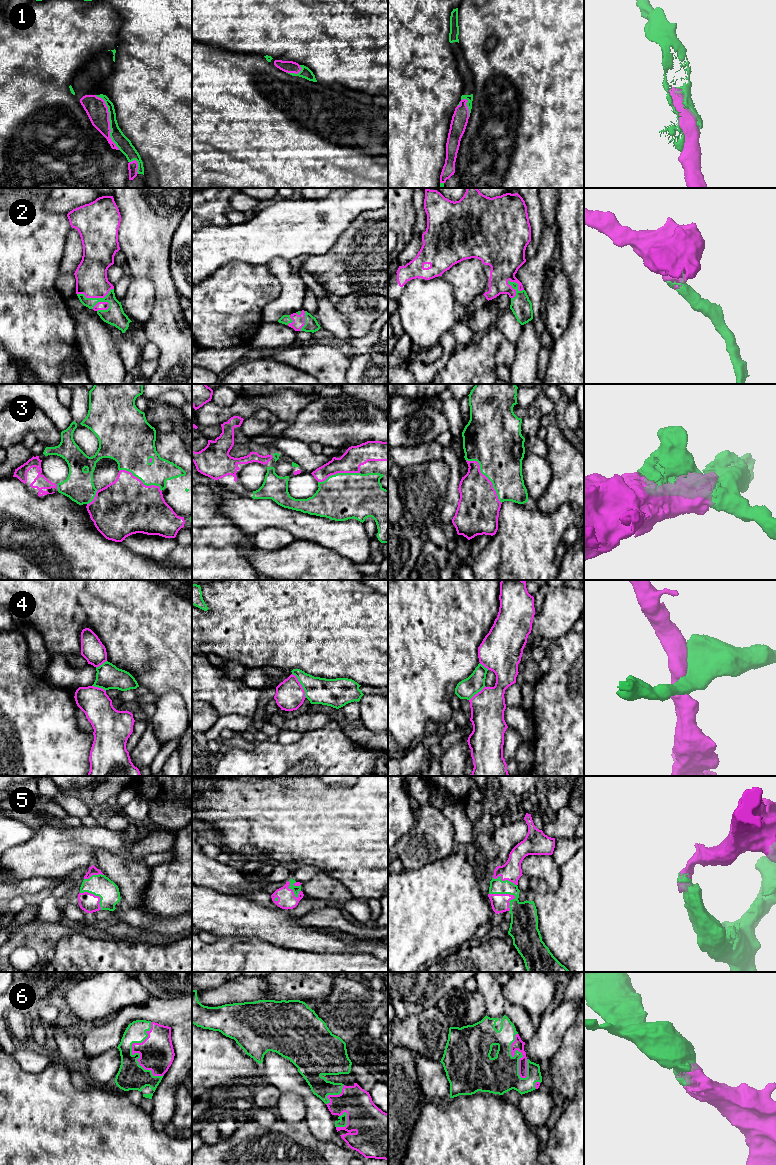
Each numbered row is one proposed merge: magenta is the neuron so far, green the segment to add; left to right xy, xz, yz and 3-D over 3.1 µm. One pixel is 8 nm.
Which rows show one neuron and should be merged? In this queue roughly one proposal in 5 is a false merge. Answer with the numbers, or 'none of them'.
1, 2, 3, 5, 6

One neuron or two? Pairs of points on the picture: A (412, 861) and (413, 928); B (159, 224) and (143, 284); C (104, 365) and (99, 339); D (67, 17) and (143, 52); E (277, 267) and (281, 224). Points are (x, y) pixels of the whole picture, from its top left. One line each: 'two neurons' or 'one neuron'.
A: two neurons
B: two neurons
C: one neuron
D: two neurons
E: two neurons

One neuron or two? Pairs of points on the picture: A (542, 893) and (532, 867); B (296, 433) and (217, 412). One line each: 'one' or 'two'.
A: two
B: two

